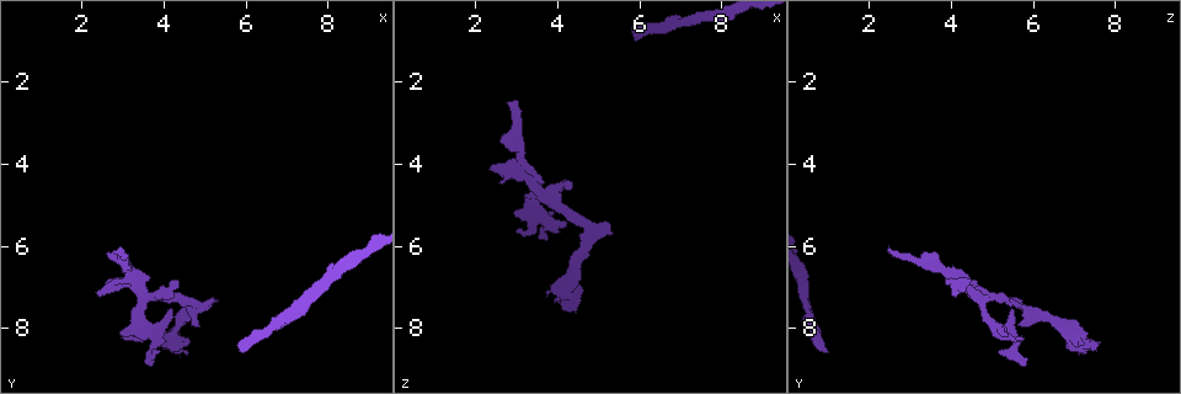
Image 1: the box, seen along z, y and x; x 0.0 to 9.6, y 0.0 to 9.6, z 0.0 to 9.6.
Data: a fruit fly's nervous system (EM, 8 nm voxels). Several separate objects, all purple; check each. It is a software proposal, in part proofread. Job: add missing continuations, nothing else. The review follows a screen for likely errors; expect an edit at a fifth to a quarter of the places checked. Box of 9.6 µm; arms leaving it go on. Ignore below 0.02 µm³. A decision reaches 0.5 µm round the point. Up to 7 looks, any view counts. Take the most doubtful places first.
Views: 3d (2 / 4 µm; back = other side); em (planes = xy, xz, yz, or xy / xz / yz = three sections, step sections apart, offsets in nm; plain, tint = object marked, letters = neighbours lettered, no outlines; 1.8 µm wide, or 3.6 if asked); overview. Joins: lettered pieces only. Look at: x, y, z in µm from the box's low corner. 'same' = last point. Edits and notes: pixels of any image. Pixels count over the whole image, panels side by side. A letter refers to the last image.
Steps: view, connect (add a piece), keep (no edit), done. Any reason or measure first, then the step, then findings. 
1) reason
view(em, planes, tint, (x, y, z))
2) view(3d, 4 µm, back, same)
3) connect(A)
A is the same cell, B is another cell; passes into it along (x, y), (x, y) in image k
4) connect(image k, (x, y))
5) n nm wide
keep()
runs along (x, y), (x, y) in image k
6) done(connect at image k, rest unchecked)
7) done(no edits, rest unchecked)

an open end
view(em, planes, plain, (3.75, 8.95, 5.70))

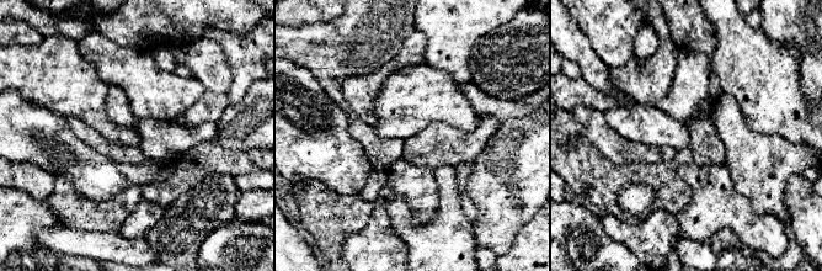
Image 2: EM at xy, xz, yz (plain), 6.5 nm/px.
view(em, planes, letters, same)

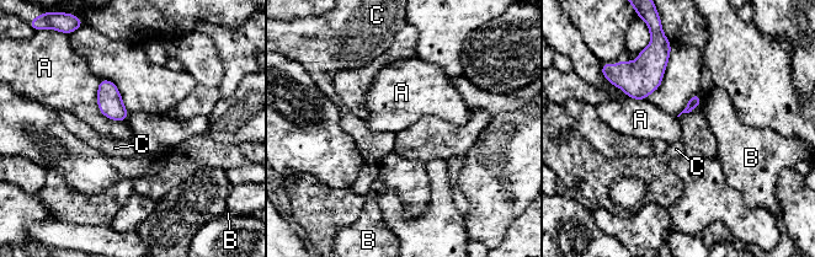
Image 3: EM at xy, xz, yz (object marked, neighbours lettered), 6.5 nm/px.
keep()
A, B and C are other cells; border along (99, 80), (99, 110), (124, 121) in image 3; none of them fits

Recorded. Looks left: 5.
free end
view(3d, 4 µm, (4.40, 8.35, 7.65))

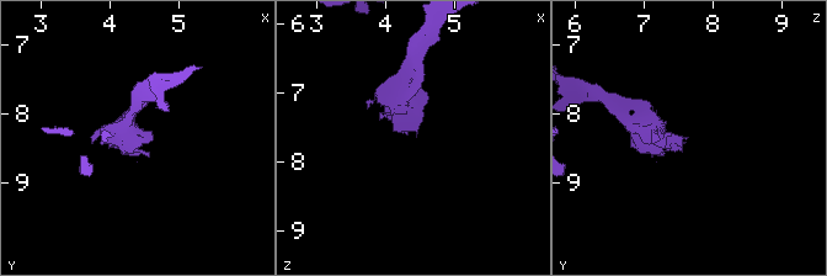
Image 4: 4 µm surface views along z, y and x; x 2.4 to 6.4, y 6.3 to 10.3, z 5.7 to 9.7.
now the EM
view(em, planes, letters, (4.45, 8.35, 7.65))

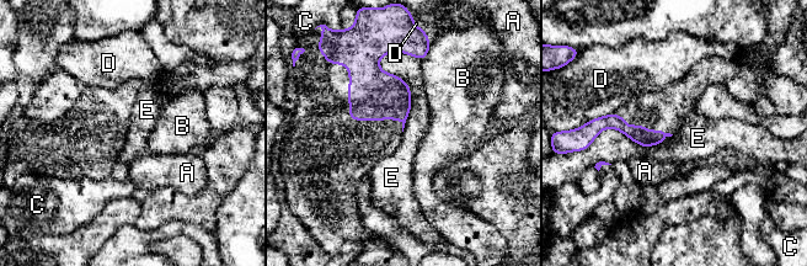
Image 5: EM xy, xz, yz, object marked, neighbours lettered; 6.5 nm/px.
E touches over 200 nm
keep()
A, B, C, D and E are other cells; runs along (607, 121), (642, 136), (662, 136) in image 5; none of them fits

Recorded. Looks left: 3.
an open end
view(3d, 2 µm, (2.40, 7.15, 4.00))

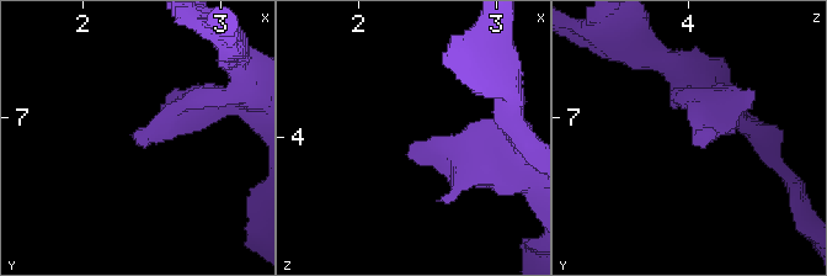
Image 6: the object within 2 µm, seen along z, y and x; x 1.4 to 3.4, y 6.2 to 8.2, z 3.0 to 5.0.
now the EM
view(em, xy, step 8, tint, (2.38, 7.18, 4.04))

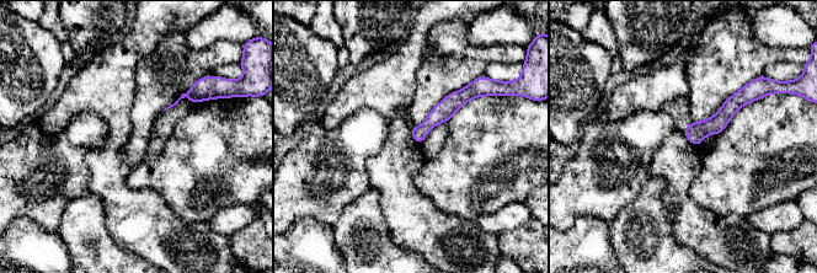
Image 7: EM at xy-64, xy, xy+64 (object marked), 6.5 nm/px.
view(em, planes, letters, same)

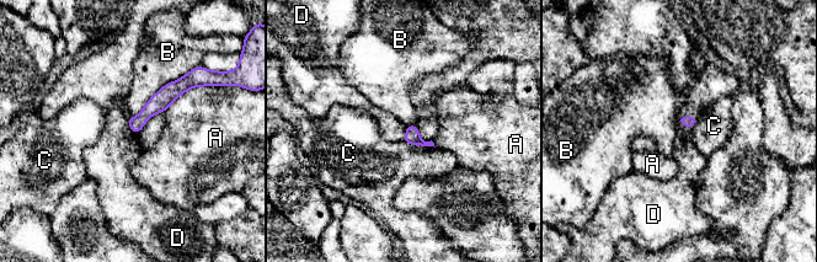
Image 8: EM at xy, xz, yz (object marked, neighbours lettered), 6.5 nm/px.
B touches over 500 nm
keep()
A, B, C and D are other cells; none of them fits

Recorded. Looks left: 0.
done(no edits, rest unchecked)

